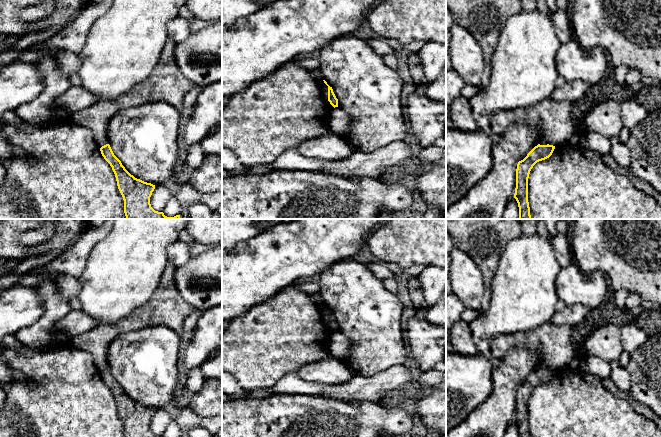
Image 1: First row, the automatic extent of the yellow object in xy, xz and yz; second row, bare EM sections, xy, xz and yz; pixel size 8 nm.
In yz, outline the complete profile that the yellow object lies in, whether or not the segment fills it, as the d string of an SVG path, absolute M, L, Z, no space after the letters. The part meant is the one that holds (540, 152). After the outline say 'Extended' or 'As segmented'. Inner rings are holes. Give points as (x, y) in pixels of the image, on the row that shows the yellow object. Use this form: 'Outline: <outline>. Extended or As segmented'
Outline: M540 145L535 146L527 156L518 162L516 169L516 188L514 198L519 207L518 219L531 219L530 207L528 202L528 178L533 166L542 160L549 158L555 146Z. As segmented

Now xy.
Outline: M109 144L102 146L100 151L115 174L118 189L124 200L126 219L180 219L180 215L167 217L163 212L155 211L151 207L150 197L155 185L131 175L114 155Z. As segmented

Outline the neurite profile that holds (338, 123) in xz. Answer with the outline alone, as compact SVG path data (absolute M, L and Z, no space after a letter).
M335 107L331 110L330 119L328 120L328 127L332 133L344 138L348 131L350 122L350 116L339 107Z

